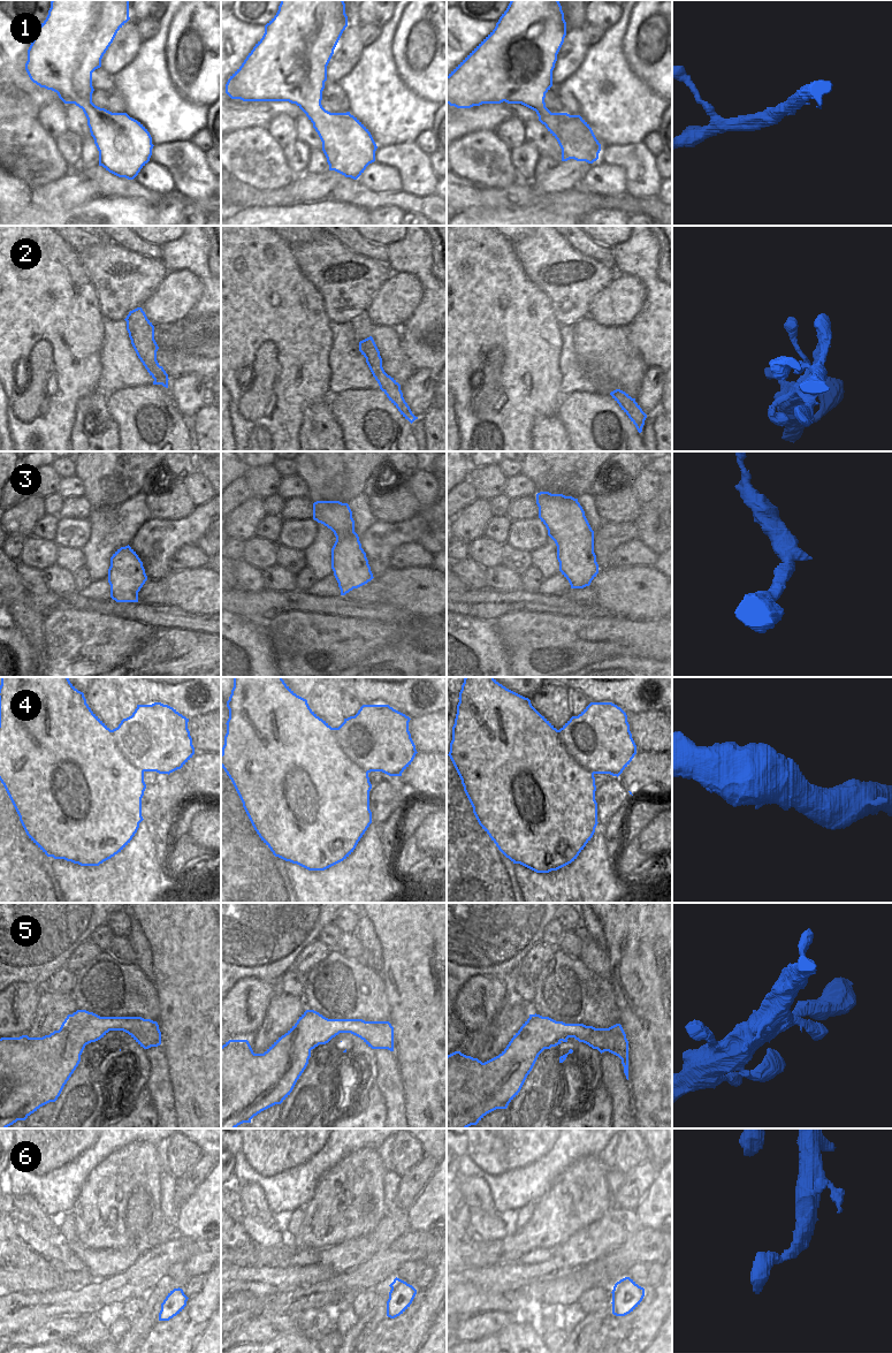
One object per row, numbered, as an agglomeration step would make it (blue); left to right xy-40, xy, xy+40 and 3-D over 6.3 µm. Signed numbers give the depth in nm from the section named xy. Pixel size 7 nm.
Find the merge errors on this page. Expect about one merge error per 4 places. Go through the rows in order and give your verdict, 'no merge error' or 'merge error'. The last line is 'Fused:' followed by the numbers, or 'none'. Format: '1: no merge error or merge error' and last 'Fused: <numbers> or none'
1: no merge error
2: no merge error
3: no merge error
4: no merge error
5: no merge error
6: no merge error
Fused: none

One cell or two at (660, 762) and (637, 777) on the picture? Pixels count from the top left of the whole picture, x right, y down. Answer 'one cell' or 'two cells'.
one cell

